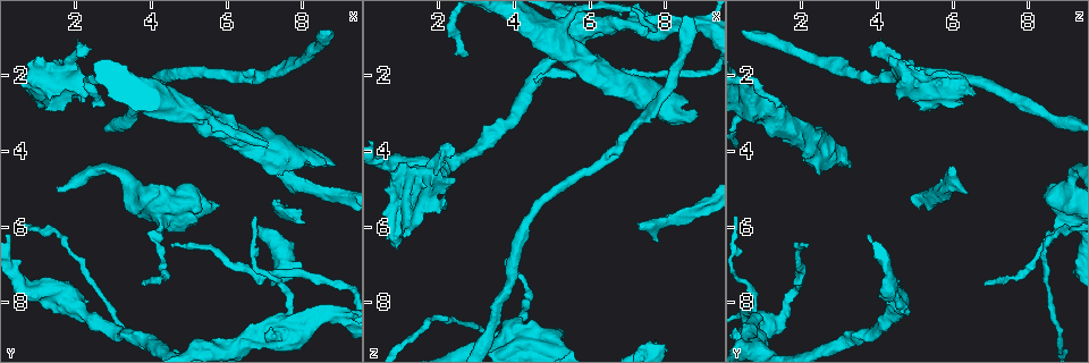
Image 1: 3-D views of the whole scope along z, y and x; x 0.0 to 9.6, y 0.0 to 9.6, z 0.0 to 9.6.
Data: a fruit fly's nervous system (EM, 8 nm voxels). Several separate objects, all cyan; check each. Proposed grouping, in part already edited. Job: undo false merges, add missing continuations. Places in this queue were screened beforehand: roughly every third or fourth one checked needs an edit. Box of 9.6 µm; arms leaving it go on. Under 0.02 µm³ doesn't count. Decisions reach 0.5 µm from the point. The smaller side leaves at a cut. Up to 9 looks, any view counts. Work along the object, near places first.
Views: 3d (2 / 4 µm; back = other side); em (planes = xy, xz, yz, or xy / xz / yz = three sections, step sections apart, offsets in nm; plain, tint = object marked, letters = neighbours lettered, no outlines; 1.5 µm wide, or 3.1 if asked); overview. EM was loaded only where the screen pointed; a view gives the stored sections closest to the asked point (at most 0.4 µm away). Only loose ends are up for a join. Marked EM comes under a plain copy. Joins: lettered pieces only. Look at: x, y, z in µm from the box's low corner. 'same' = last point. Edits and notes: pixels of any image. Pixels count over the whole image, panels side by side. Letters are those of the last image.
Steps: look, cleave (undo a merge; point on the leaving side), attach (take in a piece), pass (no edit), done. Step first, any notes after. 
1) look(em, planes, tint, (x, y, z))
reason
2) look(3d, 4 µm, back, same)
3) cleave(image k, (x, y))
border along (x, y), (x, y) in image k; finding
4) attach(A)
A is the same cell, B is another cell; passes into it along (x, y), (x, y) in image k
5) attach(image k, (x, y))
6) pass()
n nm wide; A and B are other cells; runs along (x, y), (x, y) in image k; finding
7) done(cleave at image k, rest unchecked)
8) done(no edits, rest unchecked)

look(em, 3.1 µm, yz, step 8, tint, (5.20, 2.95, 0.70))
sudden change in width

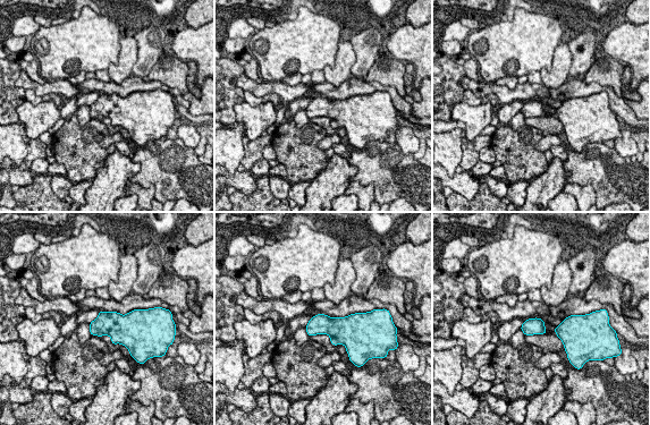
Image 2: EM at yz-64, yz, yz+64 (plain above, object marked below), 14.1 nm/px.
look(em, 3.1 µm, planes, letters, same)
cut it another way

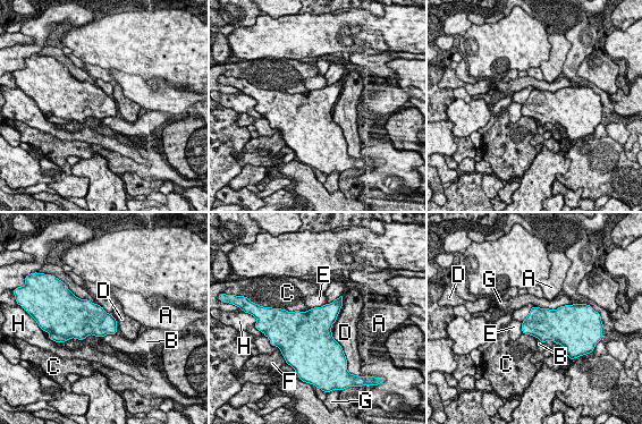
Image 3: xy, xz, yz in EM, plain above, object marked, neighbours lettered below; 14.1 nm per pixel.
pass()
A, B, C, D, E, F, G and H are other cells; border along (571, 304), (554, 310), (533, 306) in image 3; all the same neuron

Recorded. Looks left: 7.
look(em, planes, letters, (2.45, 1.35, 3.95))

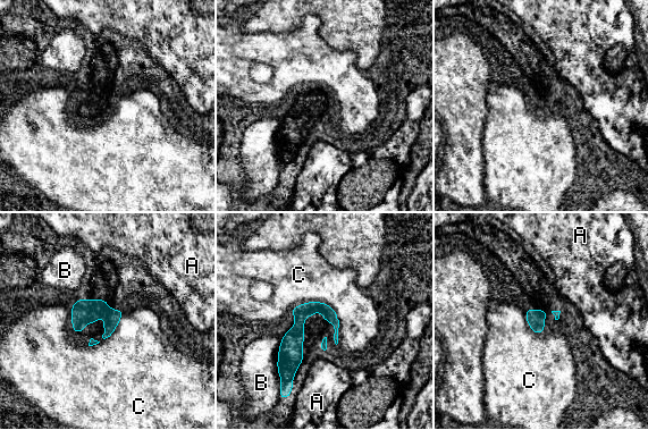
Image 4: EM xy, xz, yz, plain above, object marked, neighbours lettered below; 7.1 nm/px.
pass()
A, B and C are other cells; none of them fits

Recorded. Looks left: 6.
look(3d, 2 µm, (8.65, 5.15, 5.65))
three arms meet

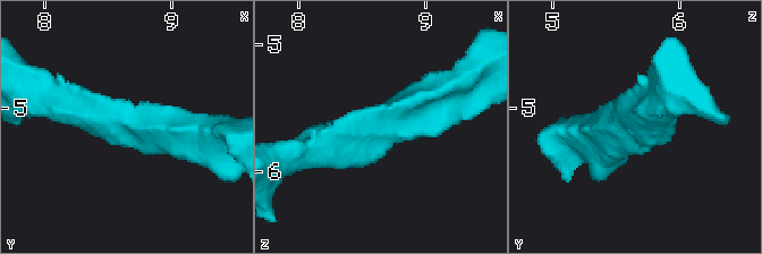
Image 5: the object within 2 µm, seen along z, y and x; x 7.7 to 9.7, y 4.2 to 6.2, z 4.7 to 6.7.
look(em, xz, step 4, tint, (8.60, 5.10, 5.64))
3 arms; arms of 200, 200, 260 nm

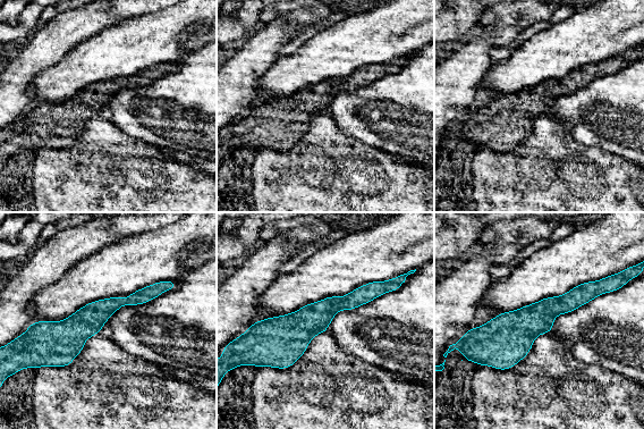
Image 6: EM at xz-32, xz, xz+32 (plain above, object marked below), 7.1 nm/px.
look(em, planes, letters, same)
another direction

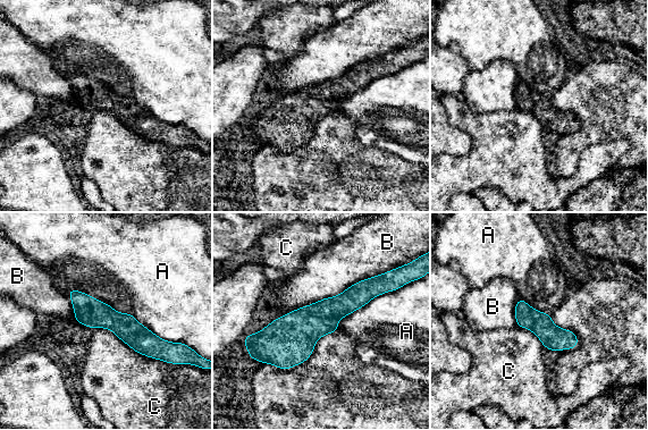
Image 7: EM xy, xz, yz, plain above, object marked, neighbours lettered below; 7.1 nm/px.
pass()
170 nm wide; A, B and C are other cells; runs along (381, 291), (255, 338) in image 7; one neuron here

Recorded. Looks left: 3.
look(em, planes, letters, (7.75, 8.15, 0.80))

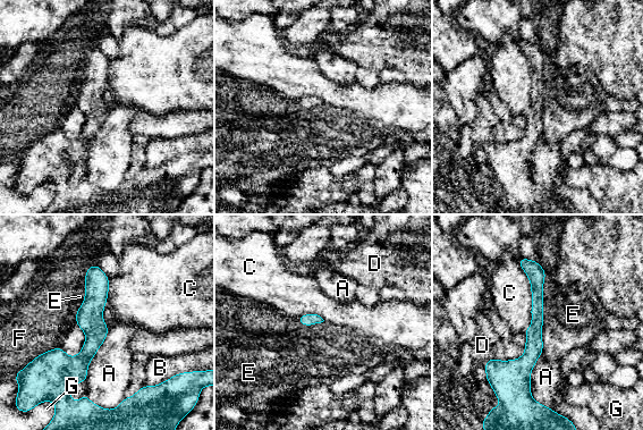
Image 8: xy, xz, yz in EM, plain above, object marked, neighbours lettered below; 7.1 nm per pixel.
pass()
E touches over 550 nm; A, B, C, D, E, F and G are other cells; one neuron here

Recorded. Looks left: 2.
done(no edits, rest unchecked)

